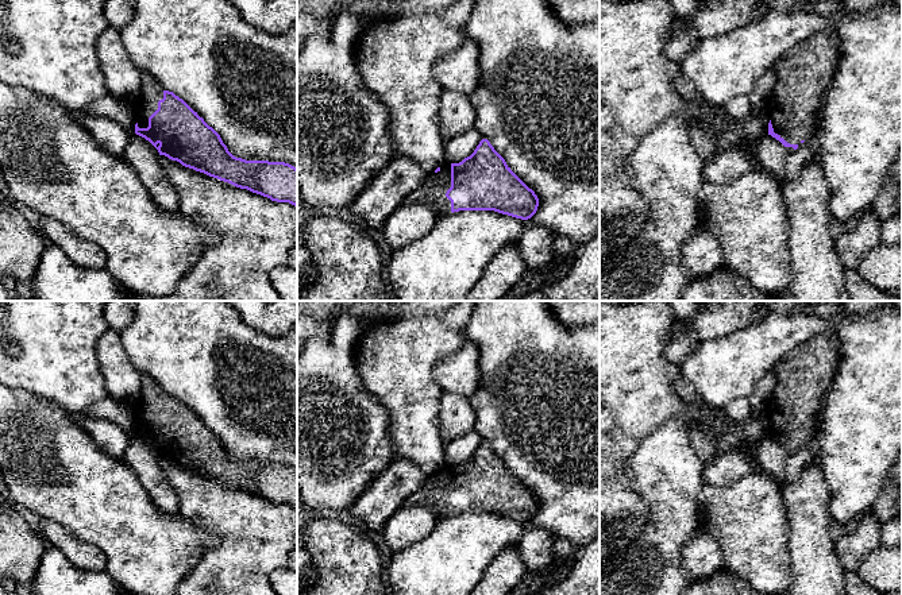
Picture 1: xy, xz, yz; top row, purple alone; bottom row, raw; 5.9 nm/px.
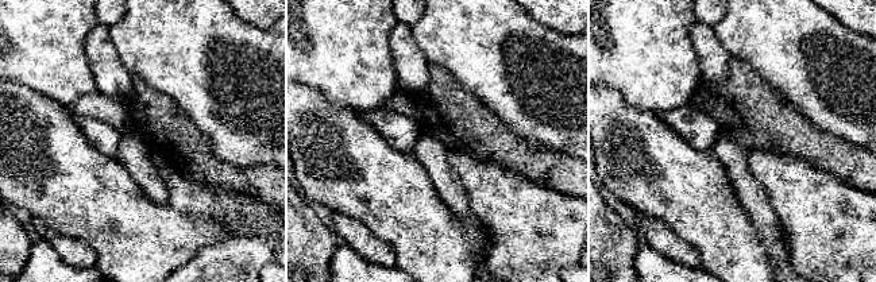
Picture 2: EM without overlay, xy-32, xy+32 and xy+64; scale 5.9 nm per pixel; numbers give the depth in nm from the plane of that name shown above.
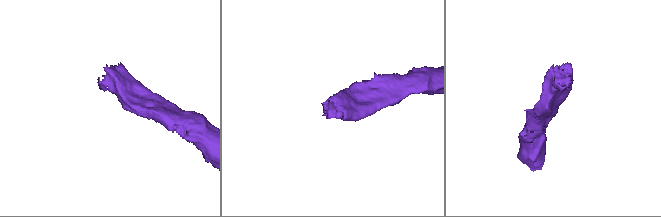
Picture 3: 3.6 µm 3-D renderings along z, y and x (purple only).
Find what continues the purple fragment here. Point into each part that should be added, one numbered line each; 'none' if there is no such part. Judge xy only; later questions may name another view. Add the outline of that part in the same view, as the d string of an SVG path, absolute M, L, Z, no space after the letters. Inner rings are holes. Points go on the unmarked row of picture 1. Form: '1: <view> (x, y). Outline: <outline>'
1: xy (151, 394). Outline: M142 375L142 389L138 401L127 402L139 430L149 429L149 420L158 412L158 403L163 401L163 390L149 375Z

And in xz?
1: xz (432, 497). Outline: M443 465L437 475L428 475L425 480L428 483L409 495L402 506L423 506L439 519L447 518L451 515L451 503L446 499L451 490L451 465Z

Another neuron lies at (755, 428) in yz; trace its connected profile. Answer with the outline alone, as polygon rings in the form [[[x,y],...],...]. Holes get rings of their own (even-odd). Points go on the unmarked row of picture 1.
[[[713,407],[713,412],[718,420],[718,425],[735,429],[741,437],[749,441],[760,441],[768,436],[768,420],[764,413],[759,417],[748,417],[745,422],[737,422],[732,420],[724,410],[724,407]]]

